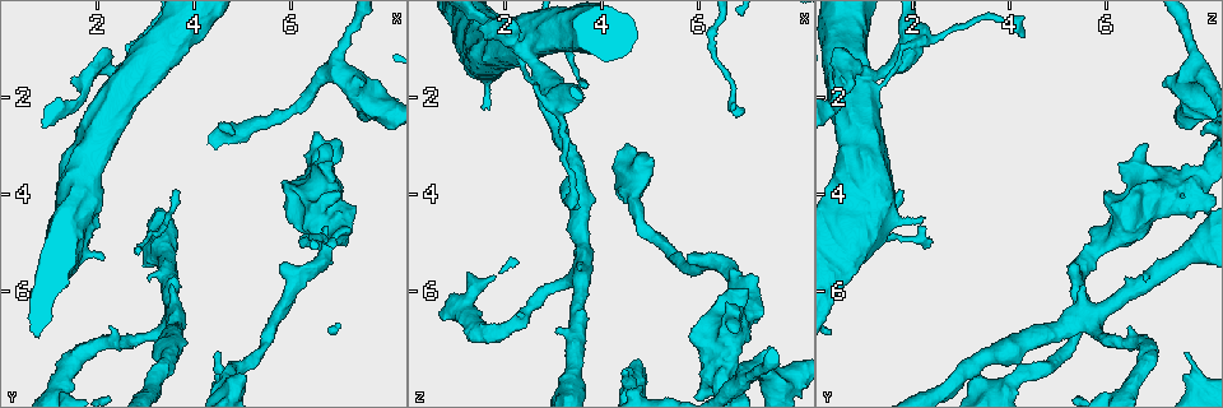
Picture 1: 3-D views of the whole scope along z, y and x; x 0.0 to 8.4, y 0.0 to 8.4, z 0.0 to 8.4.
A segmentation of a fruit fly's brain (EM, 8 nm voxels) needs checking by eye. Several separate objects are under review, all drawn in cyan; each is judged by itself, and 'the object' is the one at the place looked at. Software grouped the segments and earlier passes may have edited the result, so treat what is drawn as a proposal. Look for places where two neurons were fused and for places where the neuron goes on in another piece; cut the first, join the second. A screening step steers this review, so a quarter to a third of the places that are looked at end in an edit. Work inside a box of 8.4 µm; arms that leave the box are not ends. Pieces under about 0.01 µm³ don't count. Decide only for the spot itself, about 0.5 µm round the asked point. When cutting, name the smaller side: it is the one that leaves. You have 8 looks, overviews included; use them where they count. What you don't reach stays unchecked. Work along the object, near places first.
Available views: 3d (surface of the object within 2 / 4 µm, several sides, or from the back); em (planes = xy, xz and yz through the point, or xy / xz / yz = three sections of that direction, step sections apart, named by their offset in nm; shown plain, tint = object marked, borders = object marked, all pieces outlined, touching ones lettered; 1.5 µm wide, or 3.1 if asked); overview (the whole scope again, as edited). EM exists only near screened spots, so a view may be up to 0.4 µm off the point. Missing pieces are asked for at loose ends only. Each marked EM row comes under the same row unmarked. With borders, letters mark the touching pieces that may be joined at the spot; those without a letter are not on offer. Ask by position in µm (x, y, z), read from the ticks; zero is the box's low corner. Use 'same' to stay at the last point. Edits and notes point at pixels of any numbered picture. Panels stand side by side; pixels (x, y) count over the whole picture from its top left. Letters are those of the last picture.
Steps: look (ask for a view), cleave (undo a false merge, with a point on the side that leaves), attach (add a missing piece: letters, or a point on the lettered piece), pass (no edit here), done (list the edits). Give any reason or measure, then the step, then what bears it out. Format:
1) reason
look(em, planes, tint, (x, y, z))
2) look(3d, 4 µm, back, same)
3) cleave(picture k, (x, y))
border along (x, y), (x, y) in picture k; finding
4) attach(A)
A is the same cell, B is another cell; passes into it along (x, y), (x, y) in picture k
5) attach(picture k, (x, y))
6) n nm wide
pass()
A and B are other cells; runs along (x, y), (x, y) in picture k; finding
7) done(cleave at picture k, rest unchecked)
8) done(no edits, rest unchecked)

thick turns thin
look(3d, 4 µm, (3.15, 0.80, 2.05))

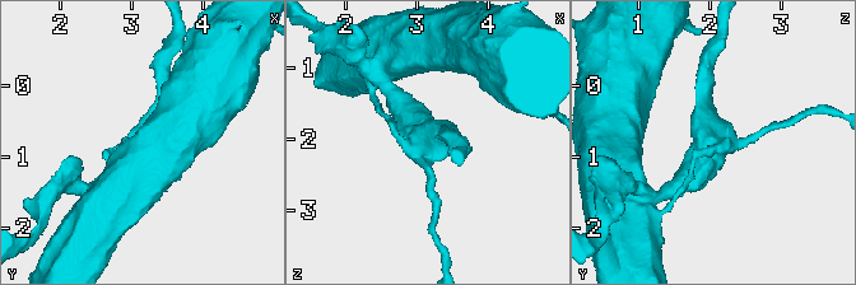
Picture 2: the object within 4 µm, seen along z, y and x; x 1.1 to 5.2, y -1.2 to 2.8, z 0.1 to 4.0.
3 arms
look(em, xy, step 4, tint, (3.15, 0.80, 2.10))

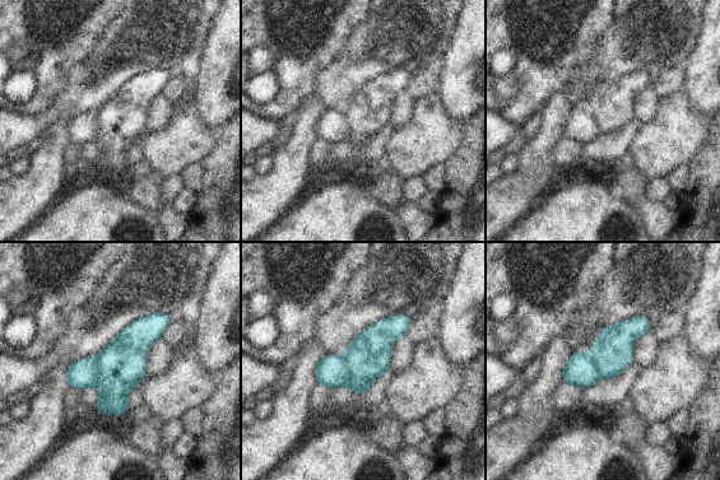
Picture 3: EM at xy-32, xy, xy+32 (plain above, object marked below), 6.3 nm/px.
another direction
look(em, planes, borders, same)

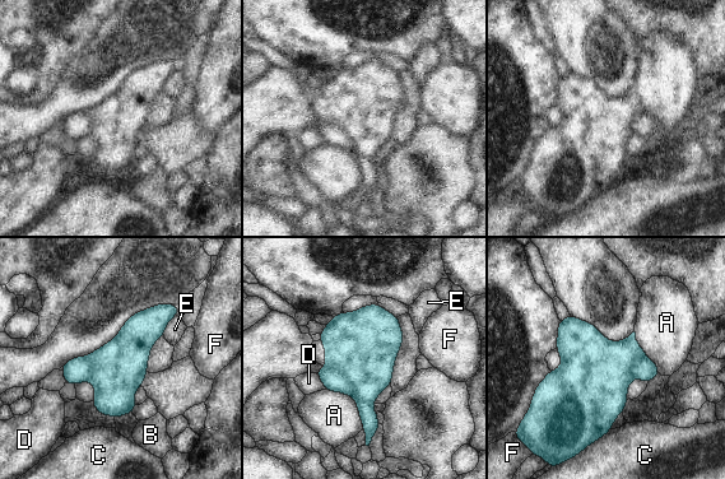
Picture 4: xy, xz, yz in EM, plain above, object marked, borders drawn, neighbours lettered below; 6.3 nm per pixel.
A touches over 360 nm
cleave(picture 4, (363, 352))
A, B, C, D, E and F are other cells; border along (328, 367), (354, 396), (372, 403) in picture 4; two neurons meet here

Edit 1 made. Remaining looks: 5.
free end
look(em, yz, step 8, tint, (6.90, 5.00, 2.25))

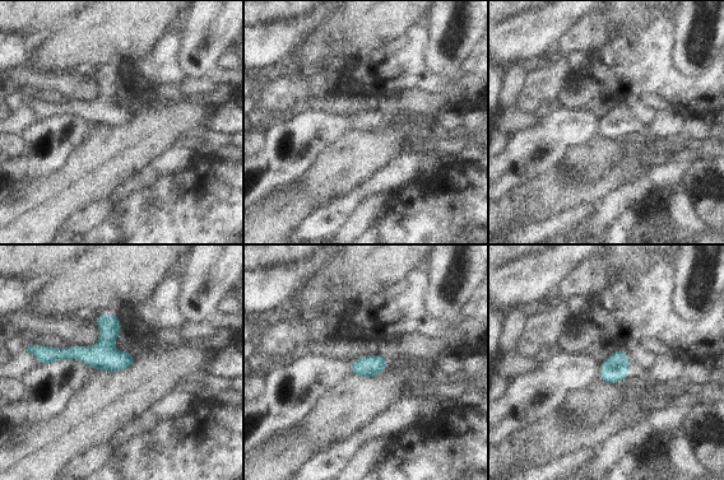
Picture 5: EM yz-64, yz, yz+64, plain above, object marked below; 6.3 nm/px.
cut it another way
look(em, planes, borders, same)

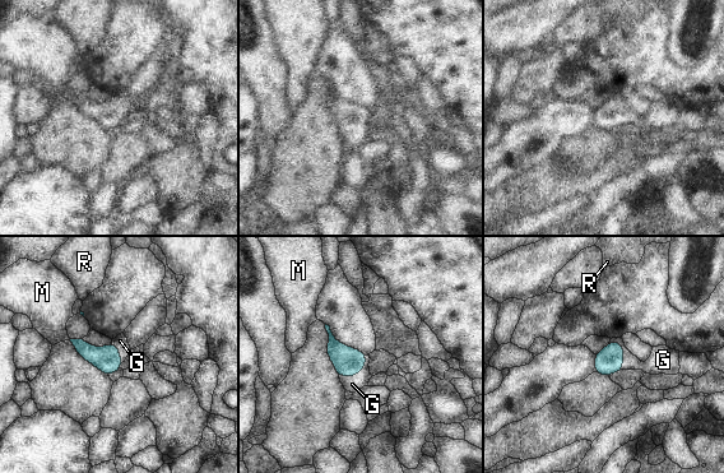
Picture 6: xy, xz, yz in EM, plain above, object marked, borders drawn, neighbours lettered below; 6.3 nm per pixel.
attach(G)
G is the same cell, M and R are other cells; passes into it along (347, 361), (357, 372), (352, 384) in picture 6; it goes on there

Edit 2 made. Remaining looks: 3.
look(overview)

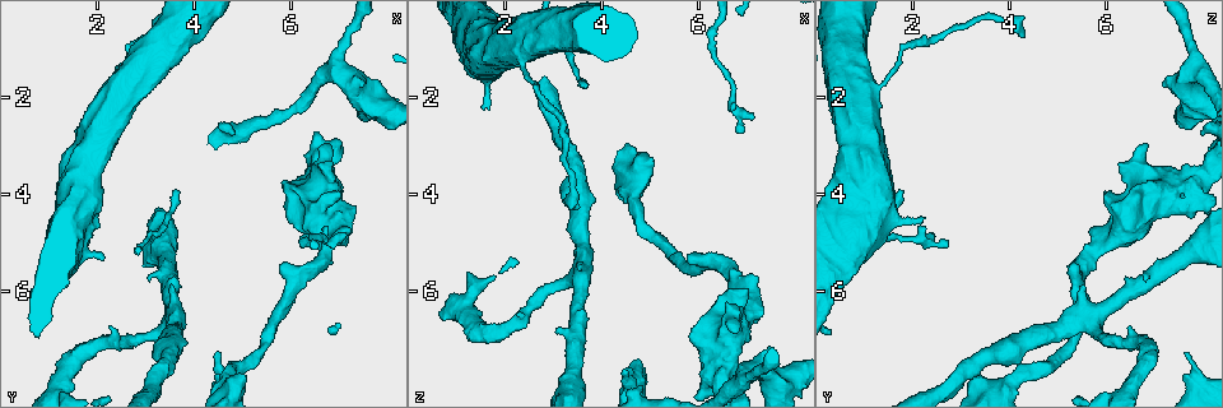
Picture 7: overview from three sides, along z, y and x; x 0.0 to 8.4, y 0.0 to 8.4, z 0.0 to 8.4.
free end
look(em, planes, borders, (5.85, 4.15, 7.00))

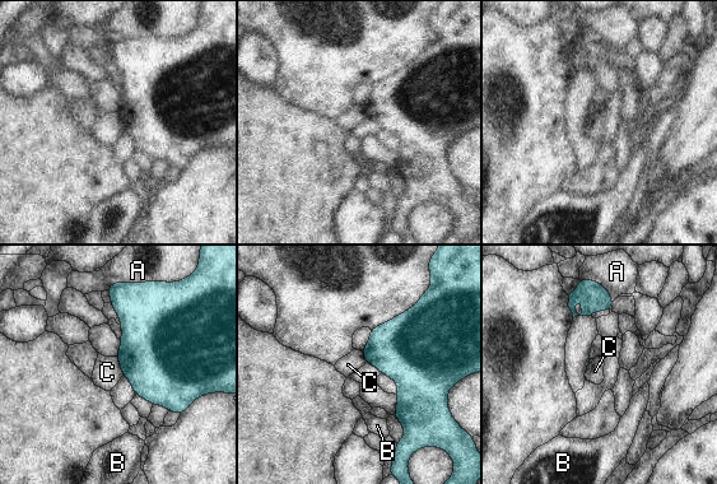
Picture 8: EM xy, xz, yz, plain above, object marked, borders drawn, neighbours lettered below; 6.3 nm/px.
pass()
A, B and C are other cells; border along (116, 357), (124, 375) in picture 8; no lettered piece goes on from it

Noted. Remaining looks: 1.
done(cleave at picture 4, attach at picture 6, rest unchecked)

